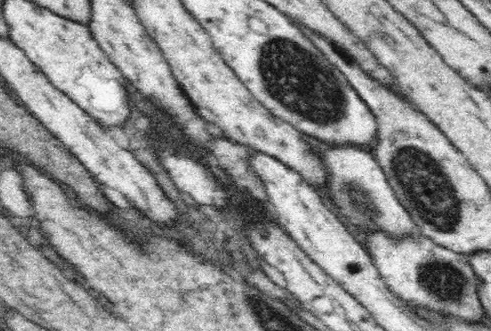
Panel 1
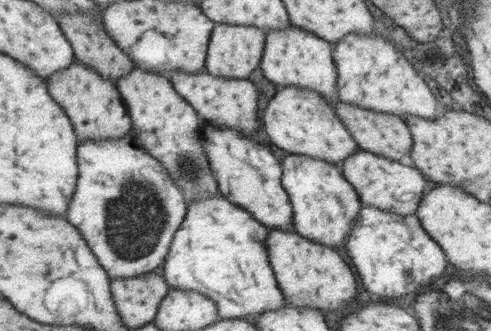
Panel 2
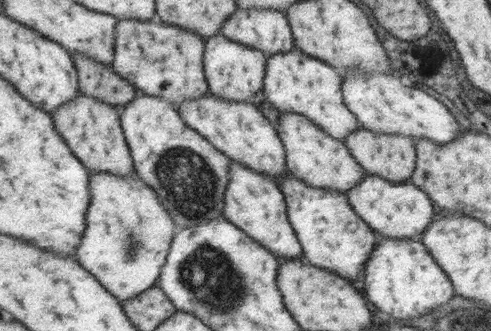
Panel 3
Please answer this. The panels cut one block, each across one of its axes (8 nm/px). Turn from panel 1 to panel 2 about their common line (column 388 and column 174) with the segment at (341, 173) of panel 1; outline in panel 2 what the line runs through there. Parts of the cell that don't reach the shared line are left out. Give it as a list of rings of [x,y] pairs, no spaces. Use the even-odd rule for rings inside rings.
[[[133,130],[121,138],[79,140],[77,168],[75,192],[65,218],[81,232],[107,276],[127,280],[157,268],[171,248],[173,232],[187,214],[175,178],[139,144]]]

